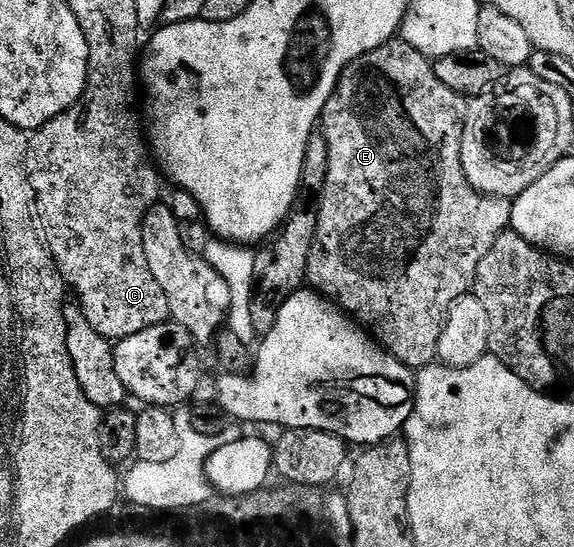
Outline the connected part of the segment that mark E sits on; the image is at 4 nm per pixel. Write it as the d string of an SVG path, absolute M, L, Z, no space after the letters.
M399 36L374 48L374 52L366 52L354 59L342 72L336 91L320 113L319 125L326 136L326 148L330 148L330 172L326 172L320 193L320 210L316 214L318 232L308 257L307 285L324 298L335 300L344 314L355 319L376 342L413 372L419 372L437 361L438 340L450 308L462 295L473 289L478 264L482 264L486 252L494 248L498 236L512 225L512 202L509 199L480 194L466 180L466 172L462 168L462 132L467 115L468 102L458 92L446 88L442 80L438 80L433 59L406 44Z

